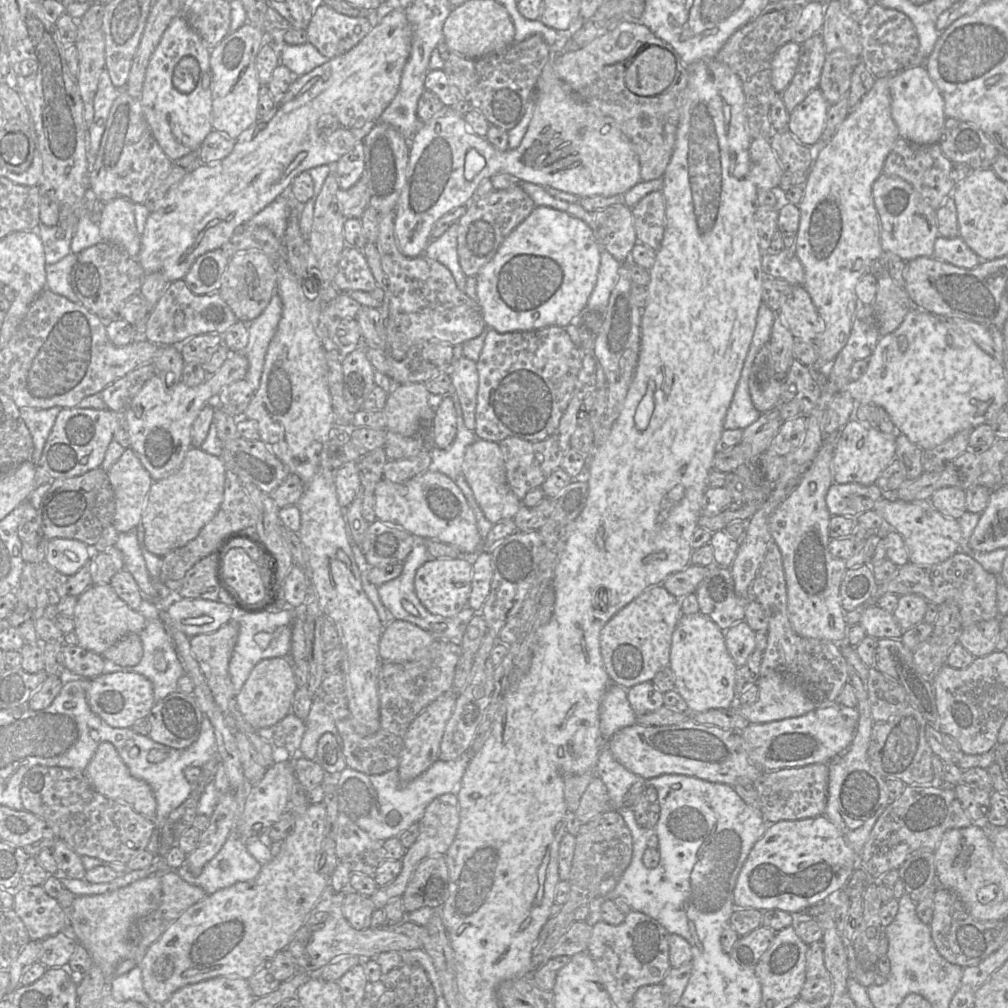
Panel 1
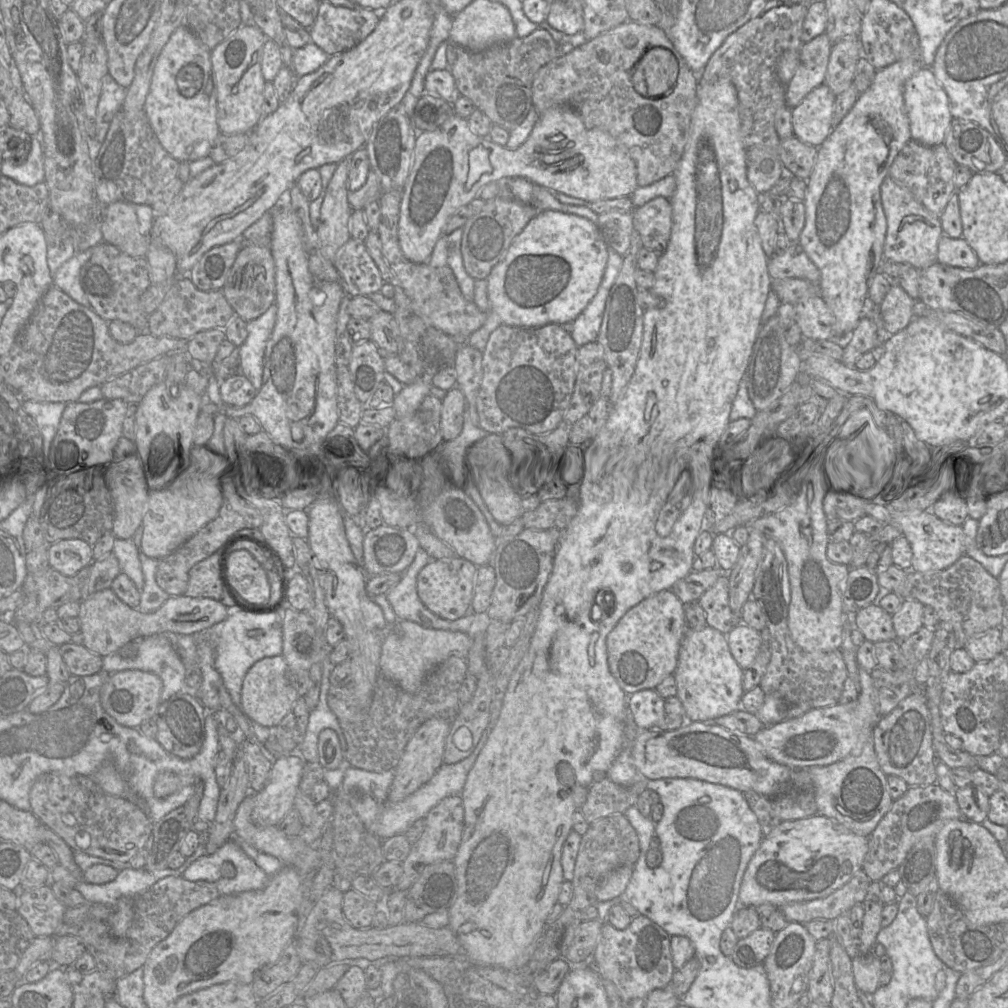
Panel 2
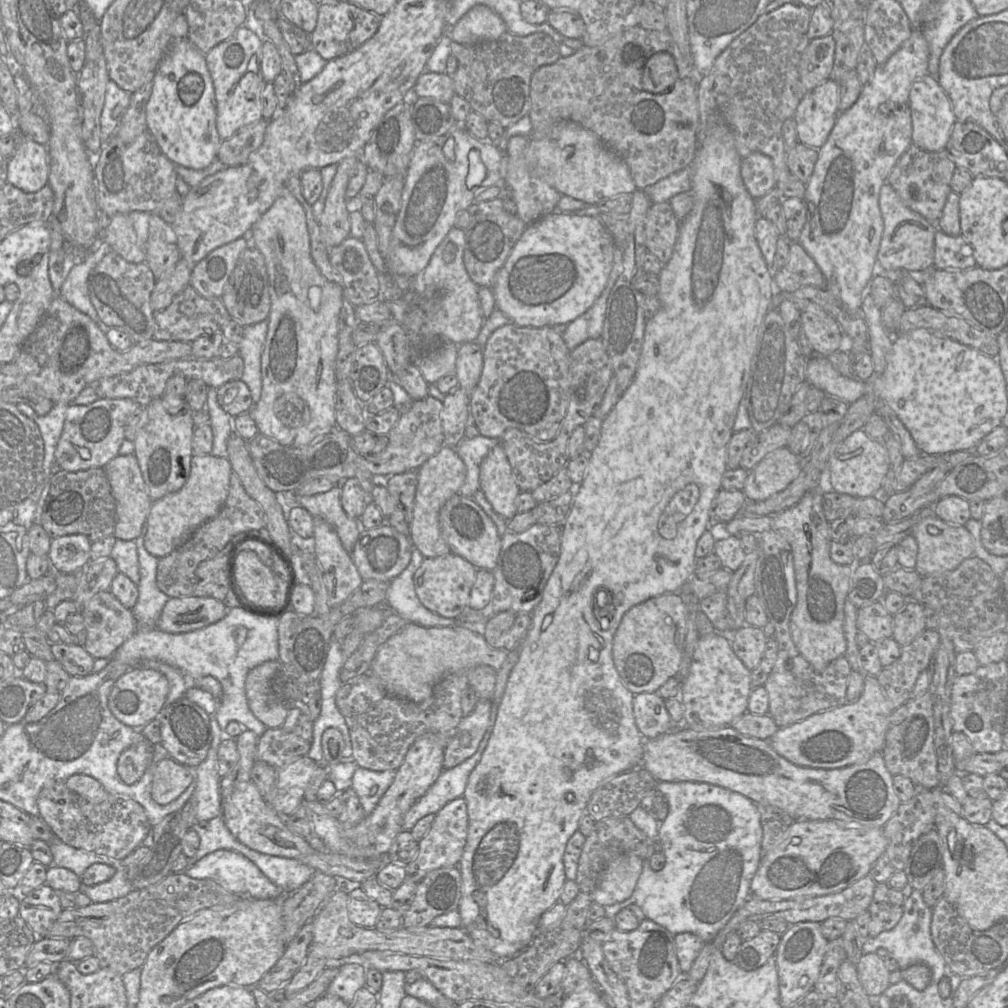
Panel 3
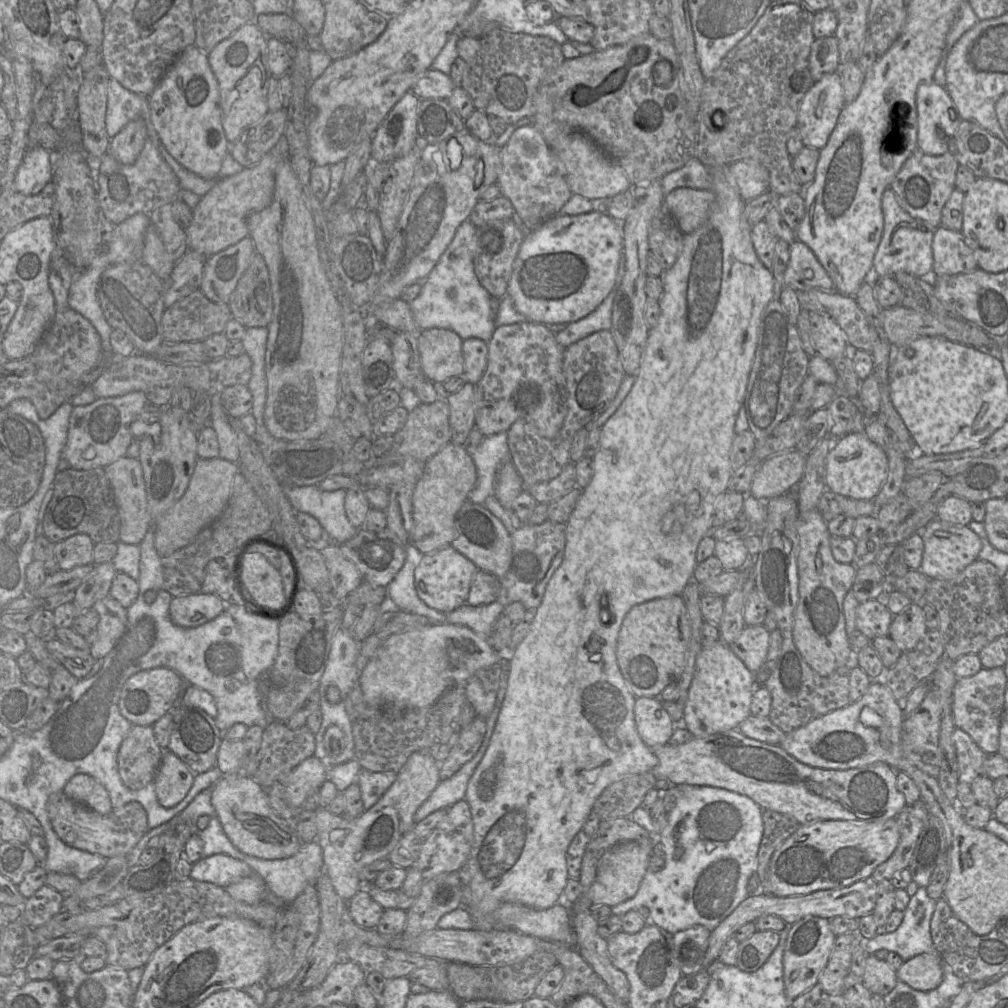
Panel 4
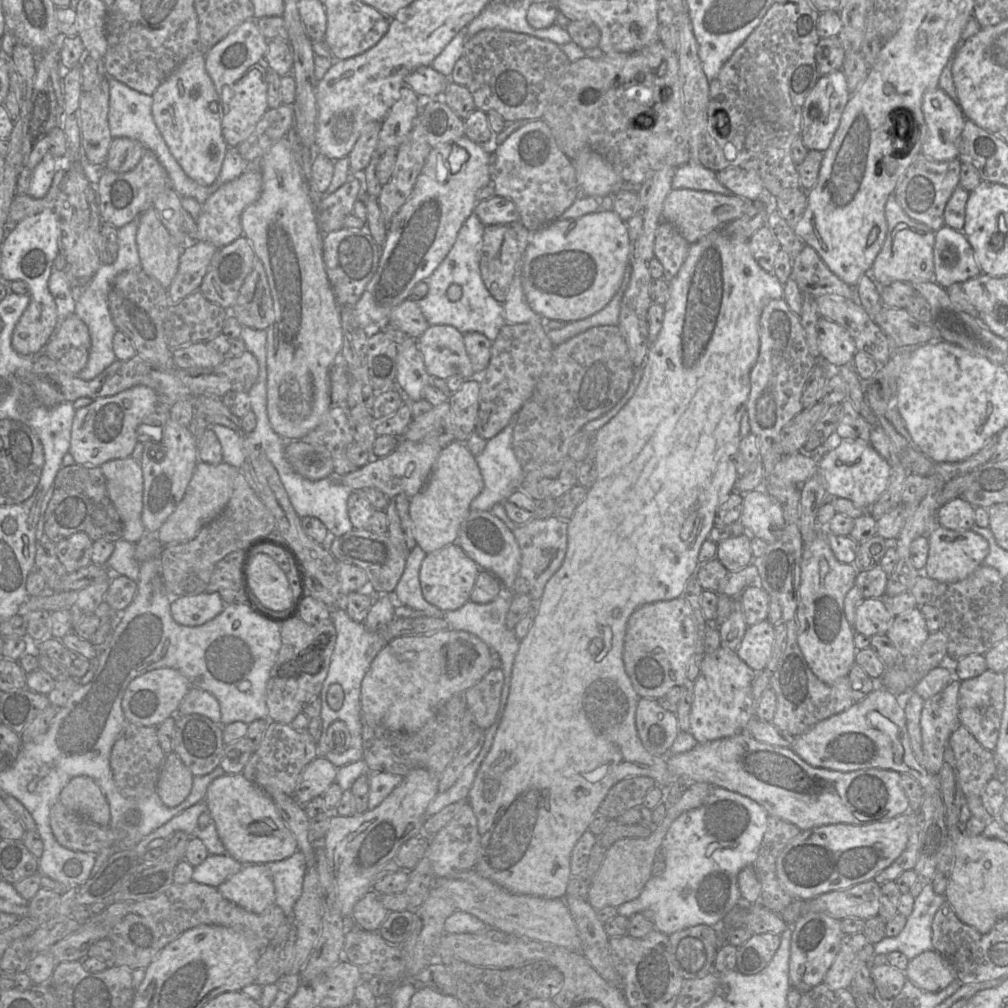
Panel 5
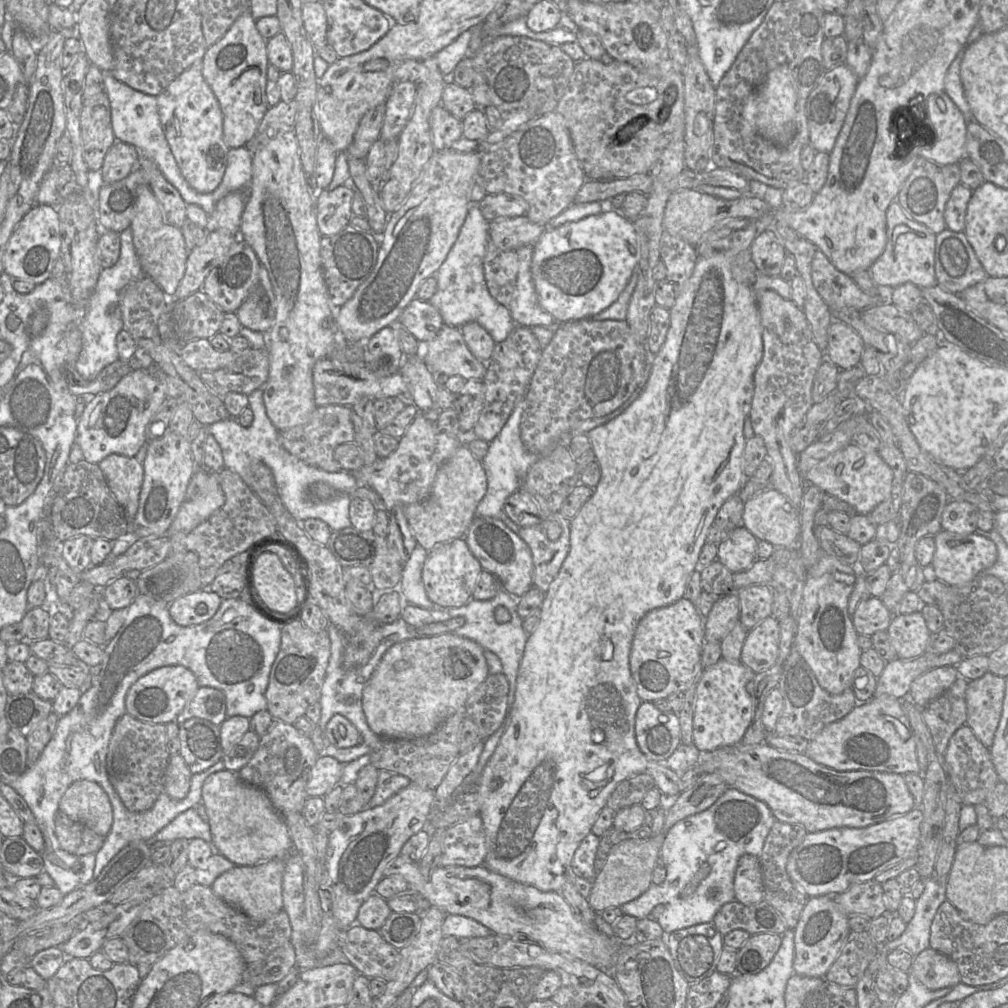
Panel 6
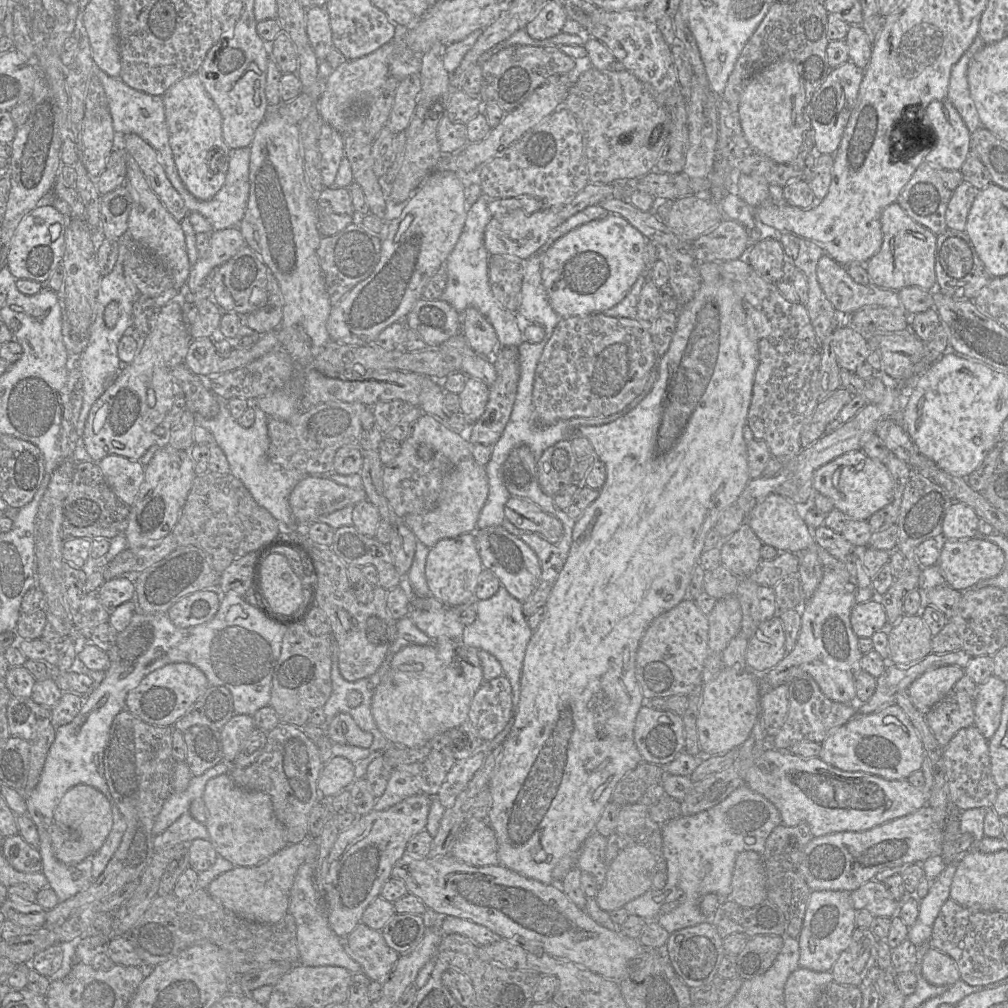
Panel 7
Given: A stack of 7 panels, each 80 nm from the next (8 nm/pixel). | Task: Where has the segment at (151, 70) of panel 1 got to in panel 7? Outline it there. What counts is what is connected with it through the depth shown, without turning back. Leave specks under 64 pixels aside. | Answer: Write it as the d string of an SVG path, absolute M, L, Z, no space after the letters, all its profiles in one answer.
M198 73L177 81L162 95L162 100L178 174L196 199L208 201L222 188L229 167L230 148L222 137L221 113L207 94Z

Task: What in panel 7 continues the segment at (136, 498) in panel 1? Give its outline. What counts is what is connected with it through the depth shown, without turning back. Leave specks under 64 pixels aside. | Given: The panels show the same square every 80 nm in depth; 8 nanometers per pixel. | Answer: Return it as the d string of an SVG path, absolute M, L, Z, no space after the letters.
M108 455L96 463L113 492L131 507L144 481L145 466L119 455Z

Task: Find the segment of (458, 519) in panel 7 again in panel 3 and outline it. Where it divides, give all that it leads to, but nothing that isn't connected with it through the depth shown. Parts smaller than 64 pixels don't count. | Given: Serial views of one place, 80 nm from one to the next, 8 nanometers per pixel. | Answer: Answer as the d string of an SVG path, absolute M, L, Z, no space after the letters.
M445 445L418 469L418 484L409 539L413 547L418 549L425 558L436 558L451 553L440 531L439 515L445 503L459 493L465 478L464 462L454 448Z

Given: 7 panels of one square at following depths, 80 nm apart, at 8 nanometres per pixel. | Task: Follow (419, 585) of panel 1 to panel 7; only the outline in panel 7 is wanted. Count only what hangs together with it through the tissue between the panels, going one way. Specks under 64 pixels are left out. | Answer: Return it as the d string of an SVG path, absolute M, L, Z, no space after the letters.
M474 532L443 539L429 549L425 563L425 578L431 596L446 606L460 606L474 598L479 576L484 570Z

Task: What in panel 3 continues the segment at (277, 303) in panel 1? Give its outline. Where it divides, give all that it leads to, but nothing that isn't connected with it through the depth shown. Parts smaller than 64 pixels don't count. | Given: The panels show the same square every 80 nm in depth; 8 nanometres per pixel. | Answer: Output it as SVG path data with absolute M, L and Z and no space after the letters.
M268 318L244 327L243 339L238 344L238 355L244 363L244 371L241 379L248 386L253 405L261 397L262 393L262 353L268 334Z

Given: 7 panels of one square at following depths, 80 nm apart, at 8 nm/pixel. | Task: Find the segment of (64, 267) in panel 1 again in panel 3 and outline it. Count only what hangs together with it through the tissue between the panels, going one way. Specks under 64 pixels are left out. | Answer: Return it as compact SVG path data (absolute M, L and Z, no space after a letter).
M98 242L88 250L88 254L76 263L70 270L66 280L60 288L59 295L77 310L89 316L106 334L109 327L99 318L88 291L88 276L90 271L109 253L111 248L106 242Z

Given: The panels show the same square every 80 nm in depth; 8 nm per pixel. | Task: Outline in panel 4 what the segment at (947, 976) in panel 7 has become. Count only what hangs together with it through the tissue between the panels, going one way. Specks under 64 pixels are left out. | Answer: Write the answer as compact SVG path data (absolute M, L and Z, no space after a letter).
M938 952L923 953L904 961L896 971L898 981L919 991L936 989L943 980L942 957Z

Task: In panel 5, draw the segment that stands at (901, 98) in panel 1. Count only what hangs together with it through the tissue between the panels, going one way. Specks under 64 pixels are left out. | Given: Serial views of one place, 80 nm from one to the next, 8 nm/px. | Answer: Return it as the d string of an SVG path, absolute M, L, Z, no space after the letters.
M937 87L924 93L922 112L926 132L921 153L937 162L958 158L958 141L966 121L958 103Z

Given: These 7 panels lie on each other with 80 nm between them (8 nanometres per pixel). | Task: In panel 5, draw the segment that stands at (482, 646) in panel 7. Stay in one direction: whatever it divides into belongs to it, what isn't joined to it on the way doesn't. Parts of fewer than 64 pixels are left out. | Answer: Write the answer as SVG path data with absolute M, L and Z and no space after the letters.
M501 593L496 599L486 604L478 604L468 601L461 608L444 612L444 620L448 623L449 629L471 633L481 639L492 651L495 651L501 658L501 669L504 674L504 684L501 693L500 712L497 721L502 721L503 713L507 704L512 669L516 654L520 647L520 642L514 632L506 626L506 615L509 611L511 596Z

